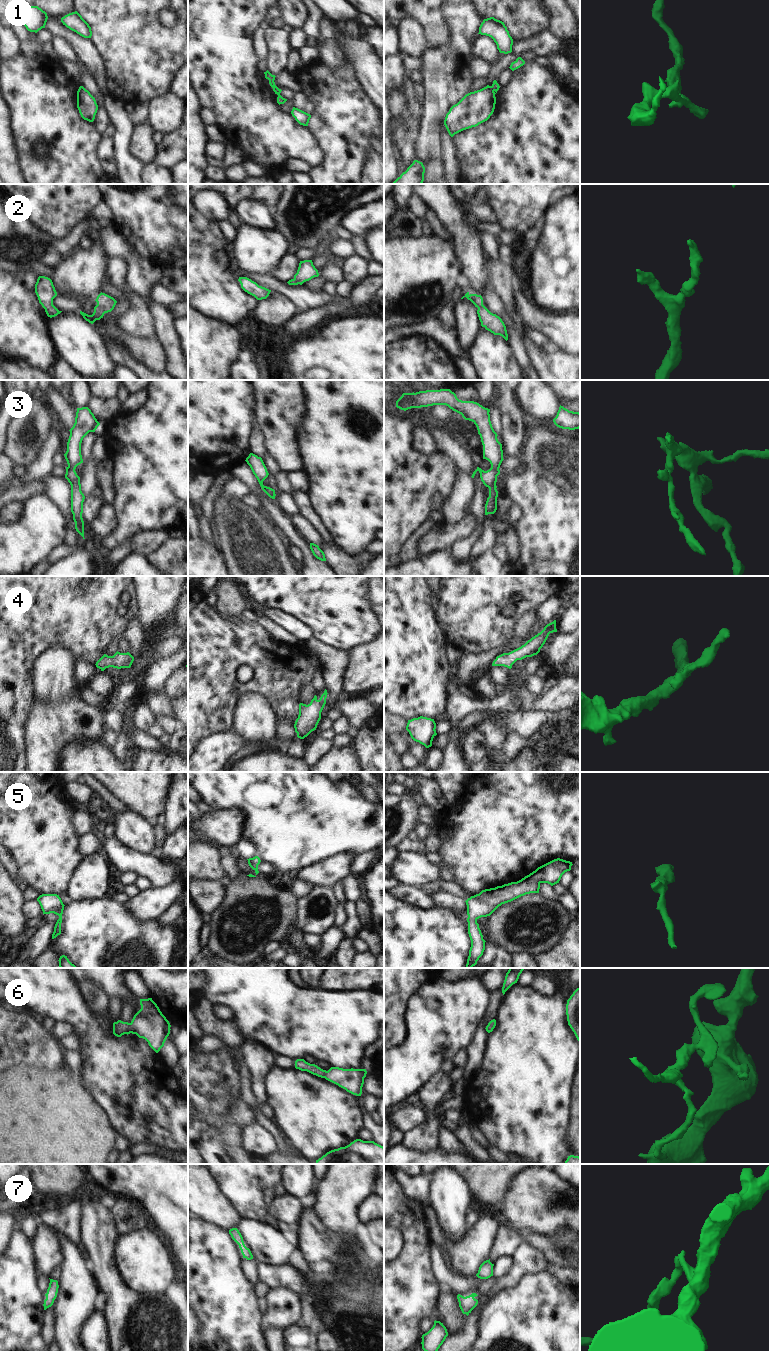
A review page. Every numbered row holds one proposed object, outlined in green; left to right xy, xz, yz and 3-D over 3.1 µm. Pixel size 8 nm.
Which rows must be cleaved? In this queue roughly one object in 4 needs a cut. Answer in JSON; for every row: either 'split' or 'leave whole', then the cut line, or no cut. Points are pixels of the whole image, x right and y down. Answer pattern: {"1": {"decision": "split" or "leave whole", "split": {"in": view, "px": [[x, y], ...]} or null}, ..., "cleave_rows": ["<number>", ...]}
{"1": {"decision": "split", "split": {"in": "yz", "px": [[489, 86], [493, 91]]}}, "2": {"decision": "leave whole", "split": null}, "3": {"decision": "leave whole", "split": null}, "4": {"decision": "leave whole", "split": null}, "5": {"decision": "leave whole", "split": null}, "6": {"decision": "leave whole", "split": null}, "7": {"decision": "leave whole", "split": null}, "cleave_rows": ["1"]}

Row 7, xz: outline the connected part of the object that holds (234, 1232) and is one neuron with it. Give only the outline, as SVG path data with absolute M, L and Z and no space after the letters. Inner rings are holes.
M232 1228L229 1230L229 1234L232 1239L239 1245L243 1258L247 1260L253 1259L253 1255L249 1248L247 1248L244 1244L243 1237L237 1228Z

